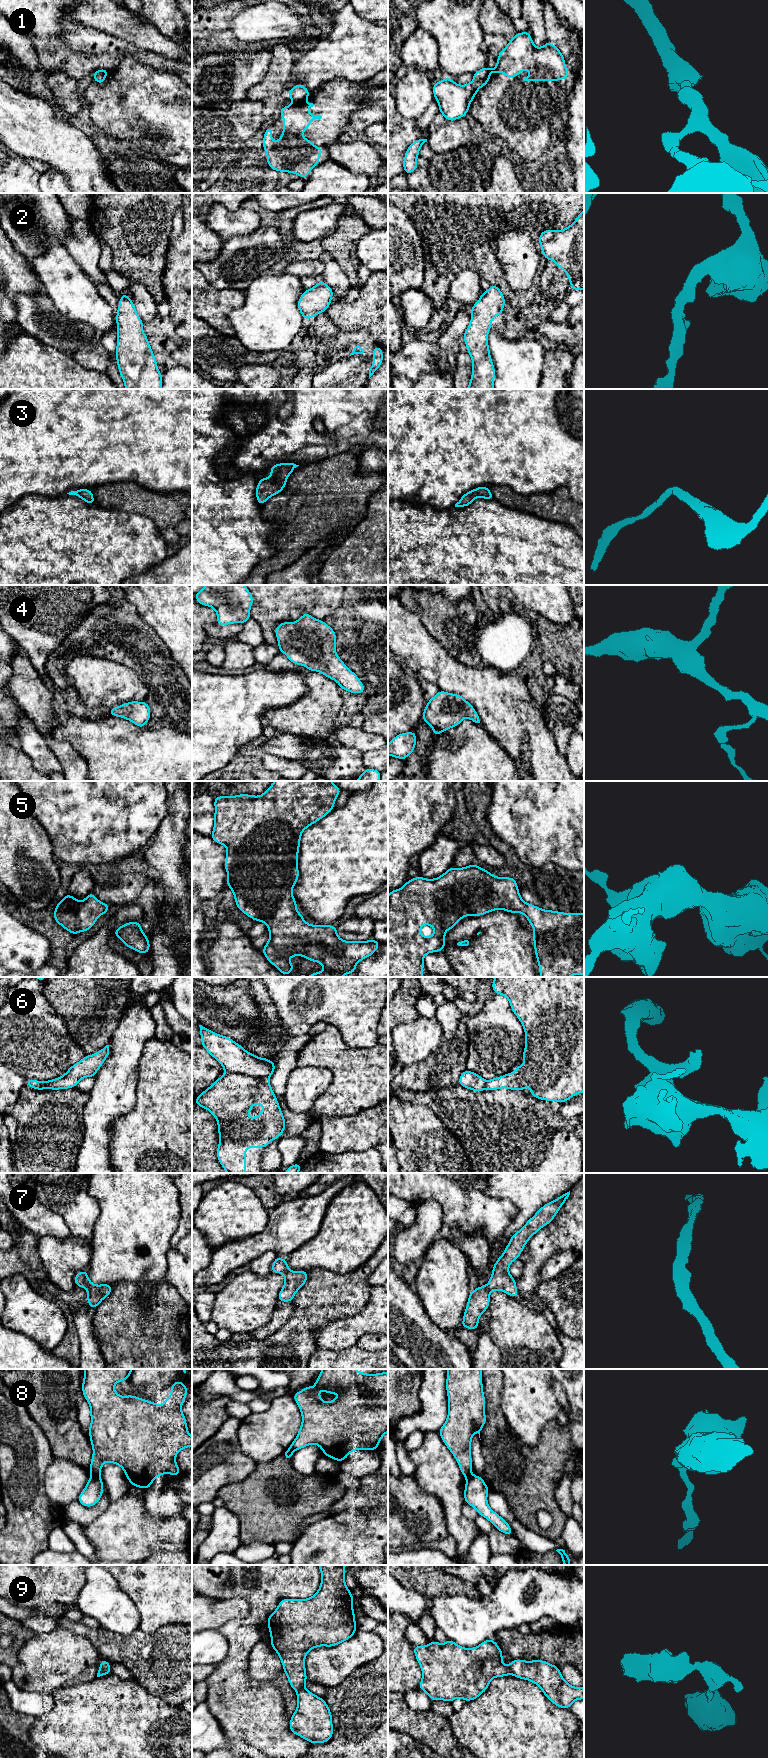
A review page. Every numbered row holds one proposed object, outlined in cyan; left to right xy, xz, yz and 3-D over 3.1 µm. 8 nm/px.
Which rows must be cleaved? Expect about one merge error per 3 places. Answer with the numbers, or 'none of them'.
1, 6, 8, 9

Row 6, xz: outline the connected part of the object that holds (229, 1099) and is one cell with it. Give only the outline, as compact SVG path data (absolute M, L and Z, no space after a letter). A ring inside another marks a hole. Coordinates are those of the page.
M225 1072L222 1077L219 1077L209 1088L197 1096L194 1101L197 1106L207 1109L217 1120L220 1141L216 1155L227 1173L246 1173L246 1149L266 1148L269 1141L277 1140L286 1129L285 1117L268 1079ZM257 1104L262 1104L264 1109L259 1116L247 1119L246 1117L251 1114L250 1108Z

